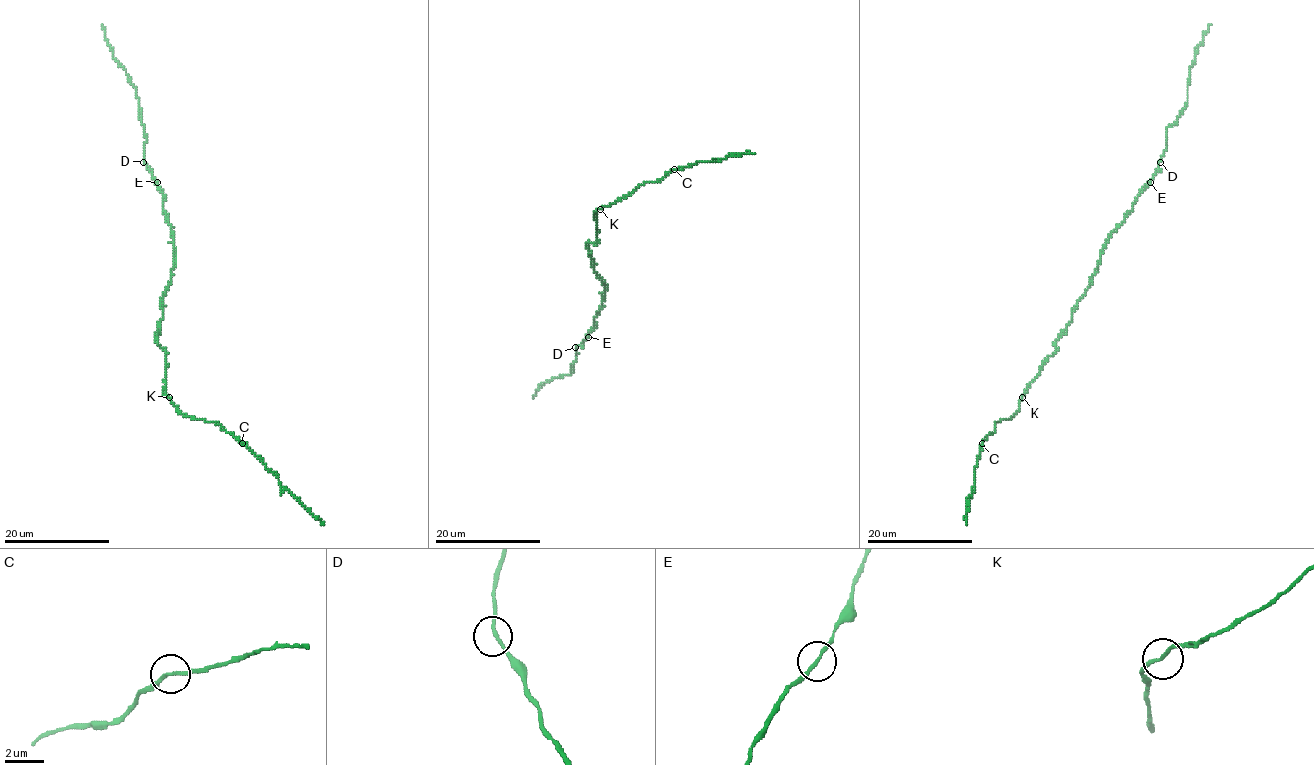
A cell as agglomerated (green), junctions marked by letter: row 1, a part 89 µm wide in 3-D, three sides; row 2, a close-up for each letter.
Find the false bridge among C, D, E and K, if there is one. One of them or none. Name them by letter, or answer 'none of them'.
none of them

